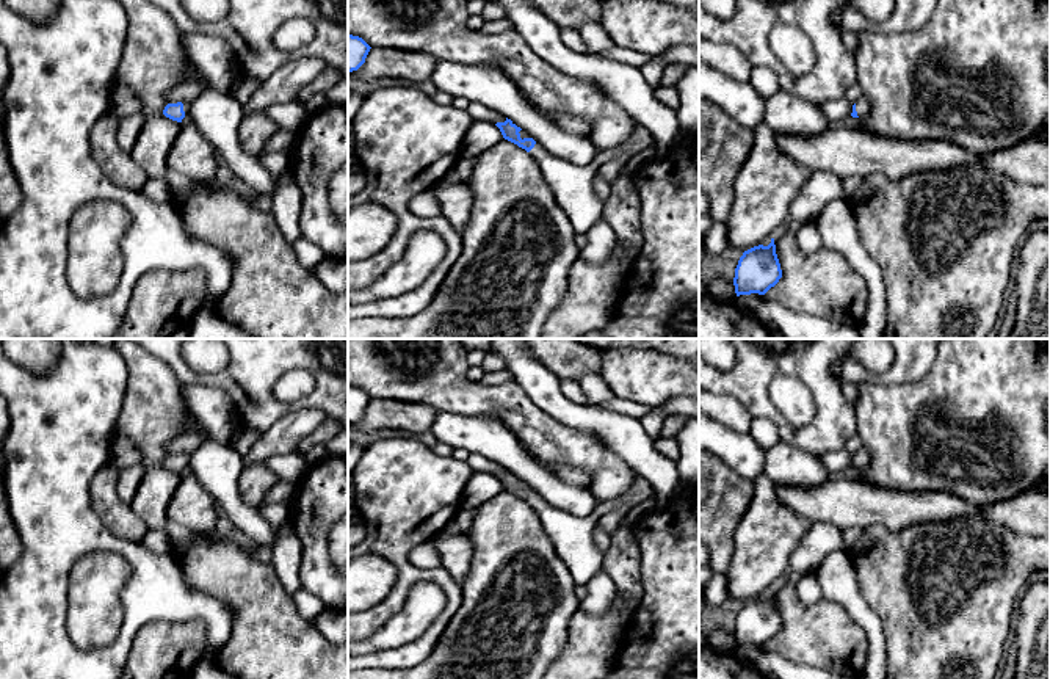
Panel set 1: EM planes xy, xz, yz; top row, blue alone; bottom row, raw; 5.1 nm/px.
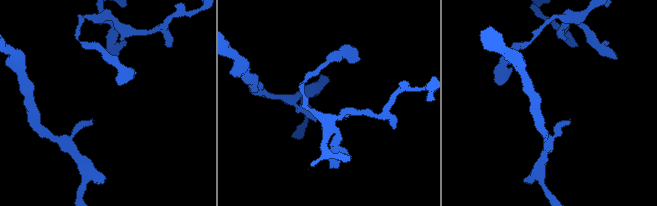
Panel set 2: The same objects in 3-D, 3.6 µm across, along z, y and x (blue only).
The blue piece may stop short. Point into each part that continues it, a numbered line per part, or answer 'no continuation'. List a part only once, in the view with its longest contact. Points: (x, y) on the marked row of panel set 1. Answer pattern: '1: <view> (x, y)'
1: yz (862, 107)

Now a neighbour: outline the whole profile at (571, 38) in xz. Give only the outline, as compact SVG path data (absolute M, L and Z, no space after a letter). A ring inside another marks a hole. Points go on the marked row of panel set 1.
M566 28L559 31L561 41L574 52L588 53L589 49L585 44L581 34L577 30Z

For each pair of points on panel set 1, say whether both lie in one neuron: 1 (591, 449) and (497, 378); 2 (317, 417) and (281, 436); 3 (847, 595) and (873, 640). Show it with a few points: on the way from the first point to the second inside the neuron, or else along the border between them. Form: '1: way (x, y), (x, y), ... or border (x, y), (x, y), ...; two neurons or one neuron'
1: border (513, 378), (499, 384), (480, 383); two neurons
2: way (307, 421), (290, 430); one neuron
3: way (856, 606), (873, 629); one neuron

